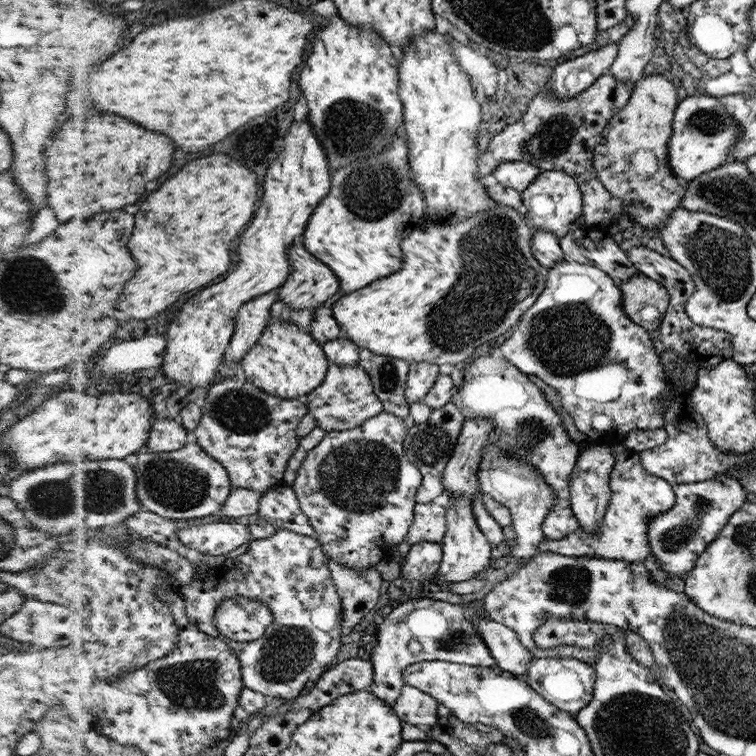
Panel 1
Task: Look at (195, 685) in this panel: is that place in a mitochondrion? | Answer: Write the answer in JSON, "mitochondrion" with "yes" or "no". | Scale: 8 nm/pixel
{"mitochondrion":"yes"}

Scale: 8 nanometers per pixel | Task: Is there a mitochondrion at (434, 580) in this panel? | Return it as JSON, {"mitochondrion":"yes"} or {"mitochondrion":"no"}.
{"mitochondrion":"no"}

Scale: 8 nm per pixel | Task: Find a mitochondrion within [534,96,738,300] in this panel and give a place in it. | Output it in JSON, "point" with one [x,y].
{"point":[706,121]}

